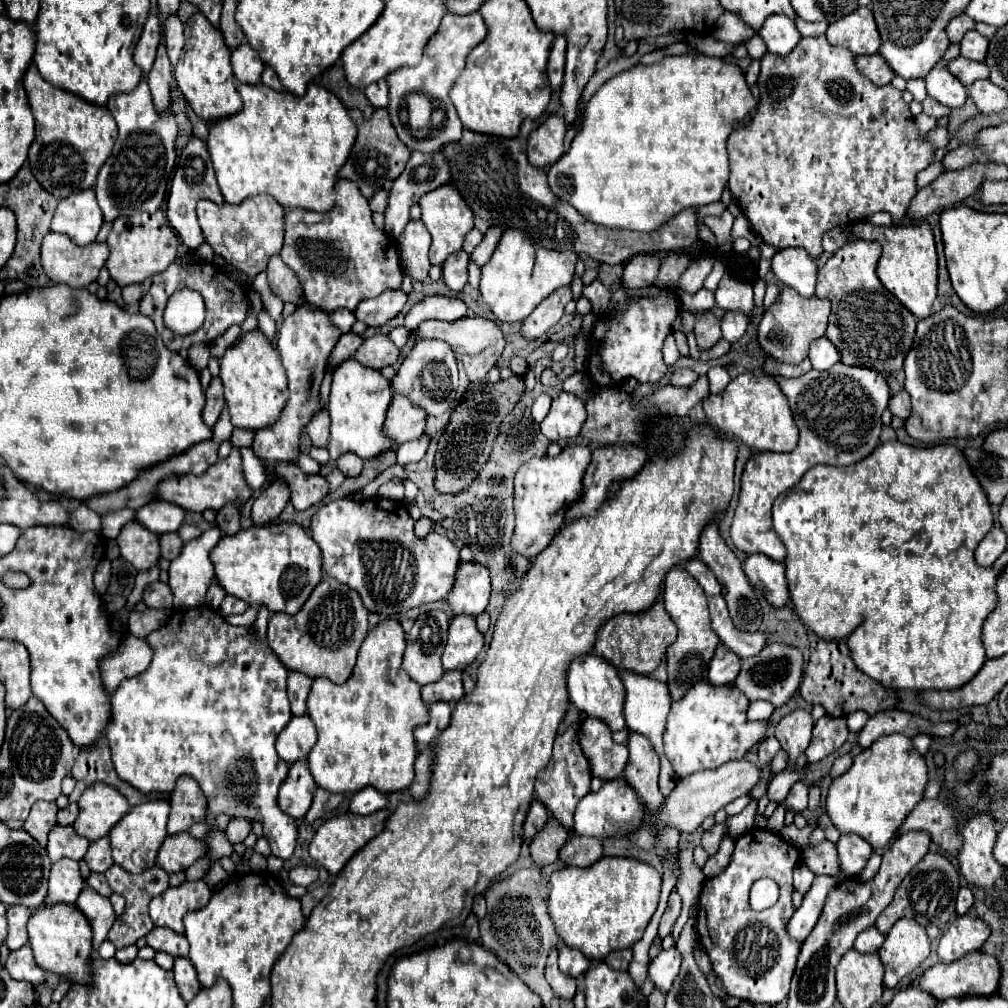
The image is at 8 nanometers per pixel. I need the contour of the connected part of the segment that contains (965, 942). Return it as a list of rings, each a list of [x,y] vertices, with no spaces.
[[[968,914],[958,916],[950,922],[948,930],[942,934],[938,944],[938,958],[942,962],[954,962],[970,952],[976,952],[982,948],[982,944],[990,936],[990,926],[980,920],[972,918]]]

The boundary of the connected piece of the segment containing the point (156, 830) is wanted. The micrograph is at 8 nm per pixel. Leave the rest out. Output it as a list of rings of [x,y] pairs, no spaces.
[[[152,800],[148,804],[138,804],[136,808],[130,808],[128,816],[124,816],[124,820],[120,820],[120,824],[116,824],[116,828],[112,828],[112,832],[108,834],[114,864],[118,864],[120,868],[132,874],[152,868],[156,864],[158,850],[164,838],[168,836],[166,834],[168,814],[170,814],[170,804],[164,800]]]

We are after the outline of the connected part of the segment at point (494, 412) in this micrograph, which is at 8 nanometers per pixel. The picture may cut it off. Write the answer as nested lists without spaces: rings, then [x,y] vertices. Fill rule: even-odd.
[[[512,376],[498,382],[474,382],[462,394],[460,404],[452,410],[450,422],[444,434],[438,440],[436,450],[436,490],[440,494],[458,494],[462,492],[486,464],[494,438],[498,436],[498,426],[512,412],[520,396],[524,394],[524,378]]]

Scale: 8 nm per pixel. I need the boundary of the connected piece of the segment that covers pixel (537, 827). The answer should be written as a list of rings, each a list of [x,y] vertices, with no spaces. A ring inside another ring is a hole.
[[[538,800],[532,802],[524,824],[524,840],[532,840],[546,826],[546,822],[548,822],[548,810],[544,808],[544,804],[540,804]]]

